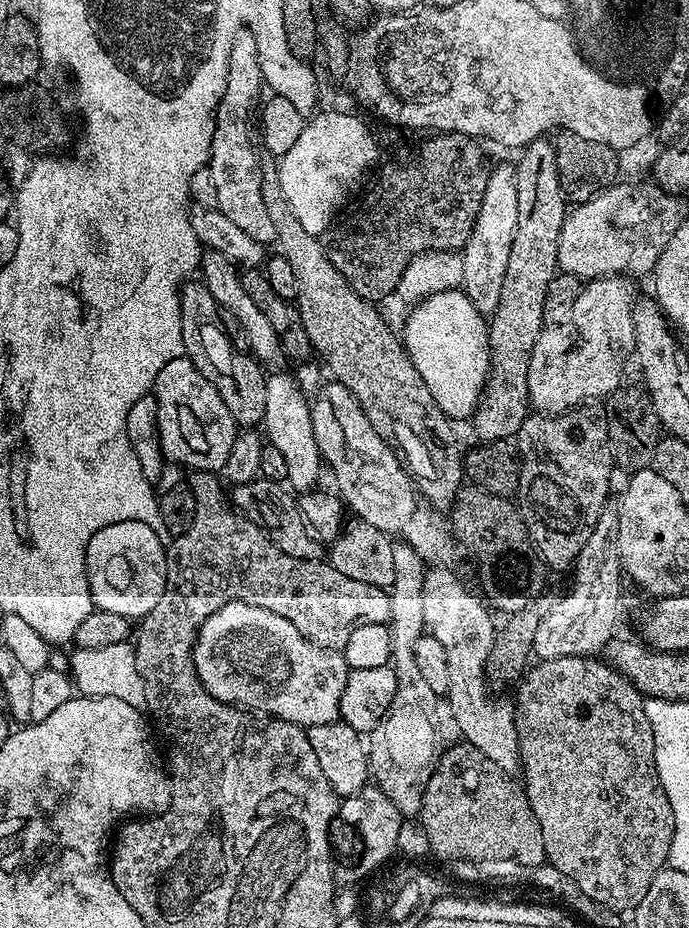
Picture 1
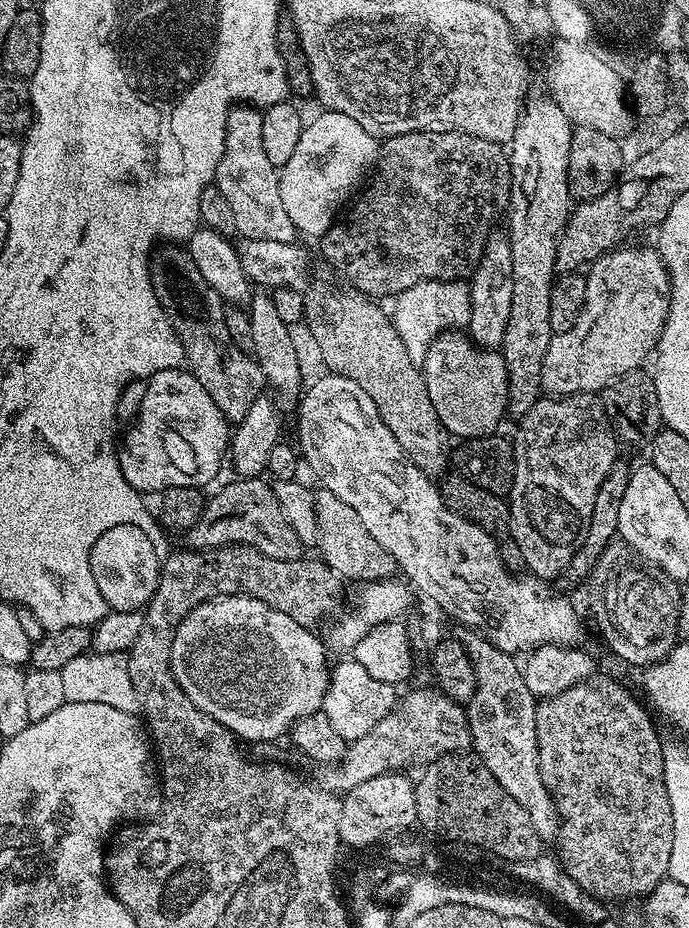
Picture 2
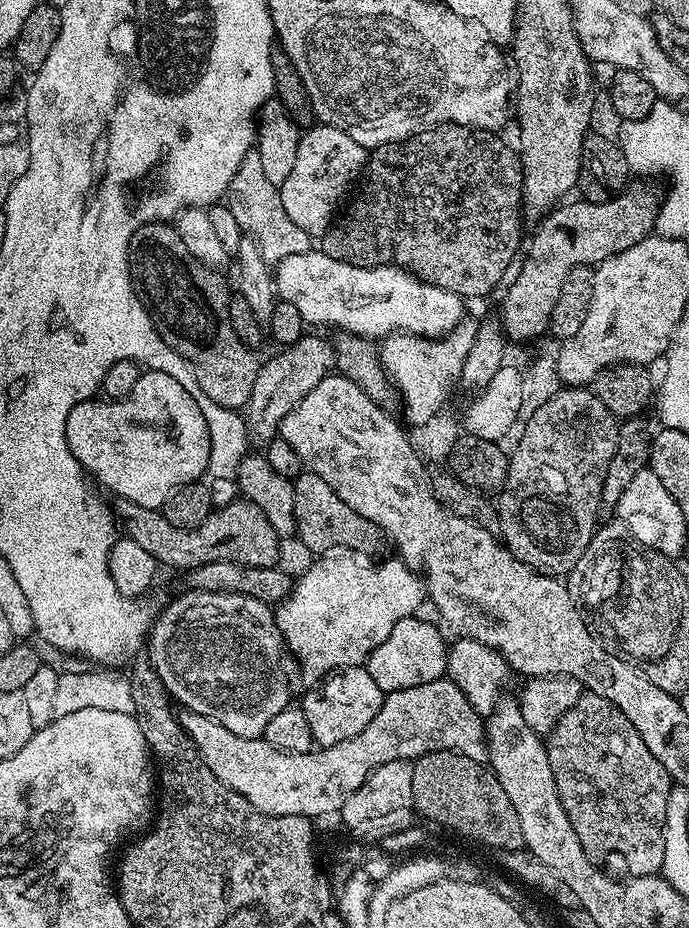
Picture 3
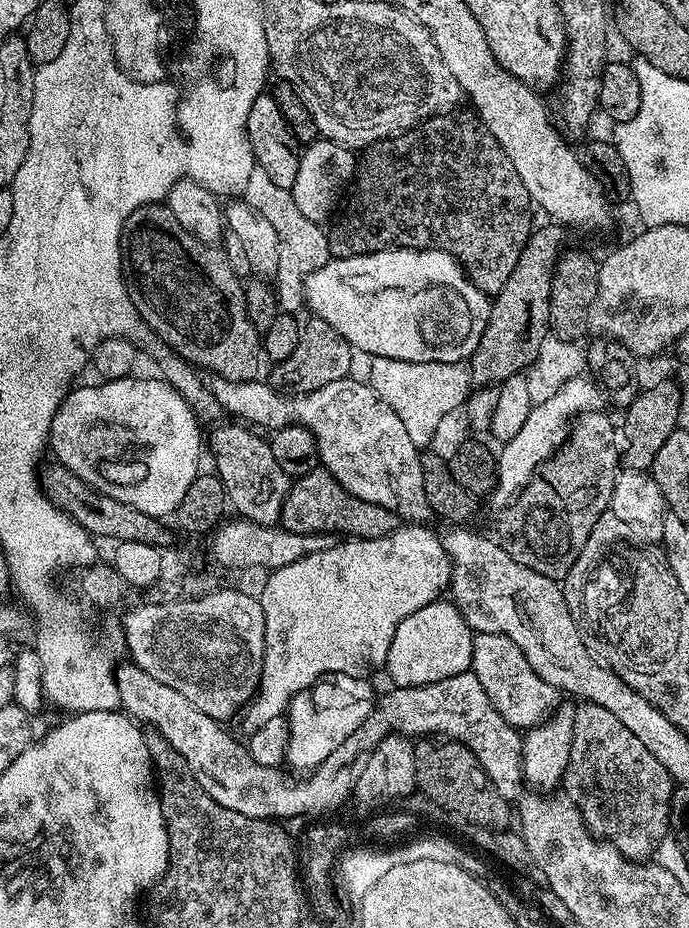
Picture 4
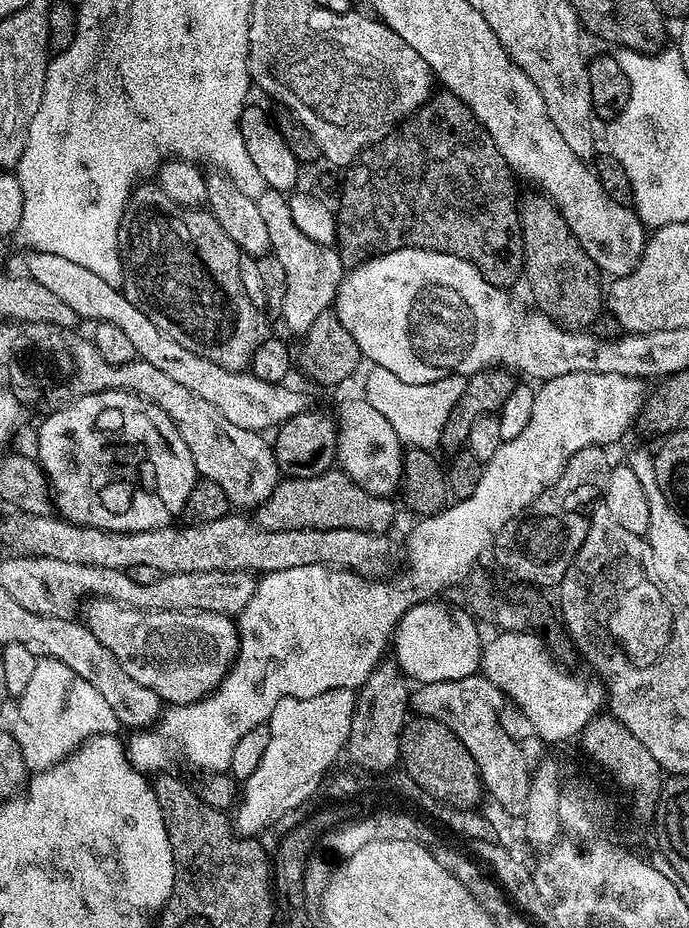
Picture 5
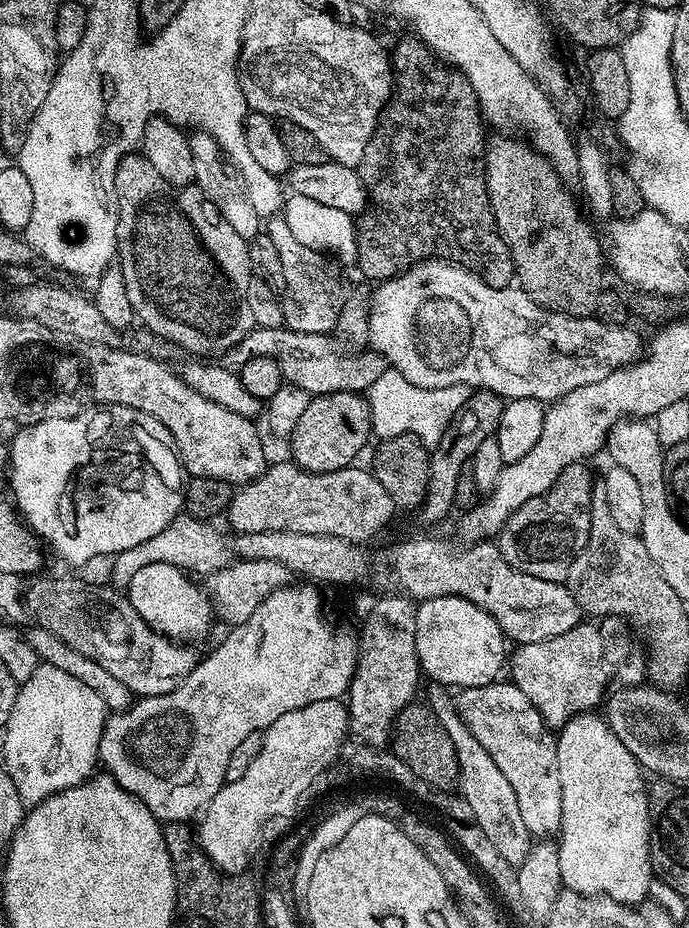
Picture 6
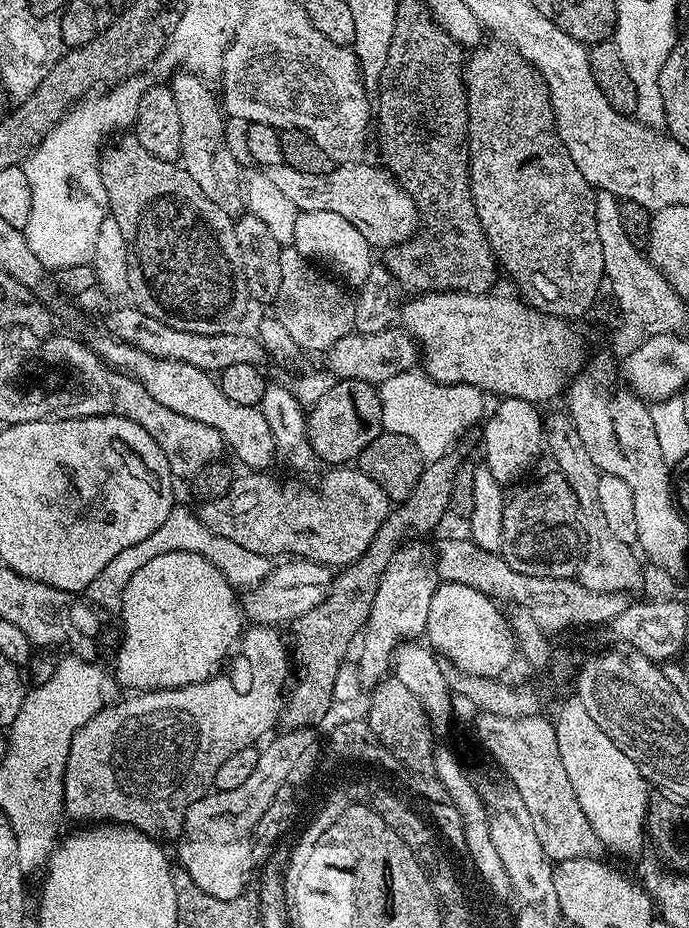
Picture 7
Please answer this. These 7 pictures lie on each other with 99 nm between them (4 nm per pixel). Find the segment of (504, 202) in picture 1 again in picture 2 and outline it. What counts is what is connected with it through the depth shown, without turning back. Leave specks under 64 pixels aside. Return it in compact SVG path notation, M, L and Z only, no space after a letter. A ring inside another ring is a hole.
M489 235L484 243L480 260L471 269L469 283L470 318L466 327L467 335L477 348L499 349L506 334L506 322L510 316L512 297L512 255L507 235Z

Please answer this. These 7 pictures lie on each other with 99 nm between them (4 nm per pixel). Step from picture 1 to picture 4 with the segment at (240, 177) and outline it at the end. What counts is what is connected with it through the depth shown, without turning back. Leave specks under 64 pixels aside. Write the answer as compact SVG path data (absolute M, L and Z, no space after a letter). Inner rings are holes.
M261 168L250 170L250 182L246 182L246 190L242 194L245 204L249 204L255 212L262 214L270 226L278 234L280 253L278 254L278 270L274 277L274 291L278 297L278 304L285 313L299 313L299 308L305 307L304 279L314 270L318 270L330 259L328 254L328 234L321 225L310 222L296 206L289 189L274 183L274 178L266 174Z

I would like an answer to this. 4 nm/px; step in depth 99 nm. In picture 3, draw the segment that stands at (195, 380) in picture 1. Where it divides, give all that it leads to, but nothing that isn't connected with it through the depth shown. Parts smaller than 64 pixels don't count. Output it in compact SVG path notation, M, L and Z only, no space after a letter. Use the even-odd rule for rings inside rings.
M168 370L141 371L134 390L130 390L130 394L126 394L126 398L122 398L121 400L93 398L83 400L81 404L74 406L74 410L70 410L70 418L66 418L66 442L68 443L68 448L72 451L72 456L78 458L78 462L83 466L84 471L99 481L101 485L104 483L113 492L113 497L121 500L129 500L138 506L146 506L147 508L163 509L164 503L168 500L168 495L175 488L199 481L203 477L200 475L203 472L207 473L210 468L208 459L210 458L210 450L212 449L212 436L208 433L208 420L204 416L201 401L197 397L191 396L186 390L186 386L182 386L182 382L178 382L178 378Z

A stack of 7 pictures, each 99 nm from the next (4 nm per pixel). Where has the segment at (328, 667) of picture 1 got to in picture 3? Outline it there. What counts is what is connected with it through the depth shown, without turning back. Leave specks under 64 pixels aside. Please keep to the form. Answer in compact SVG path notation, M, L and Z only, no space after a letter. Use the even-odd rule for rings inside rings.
M188 590L185 593L165 607L150 629L146 652L152 655L152 667L177 705L184 704L180 706L187 711L197 712L226 726L230 734L238 734L242 738L263 737L270 718L290 704L288 684L280 673L280 663L286 657L286 645L276 625L275 611L265 601L237 592Z

